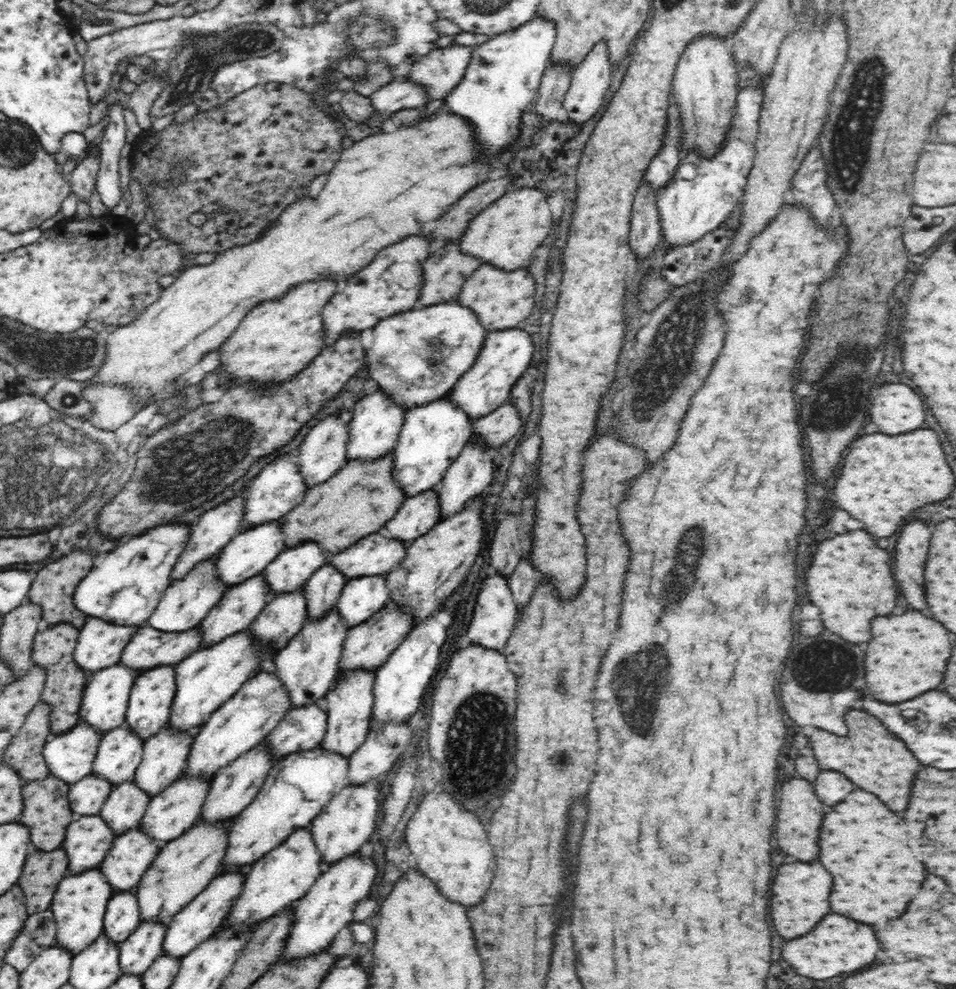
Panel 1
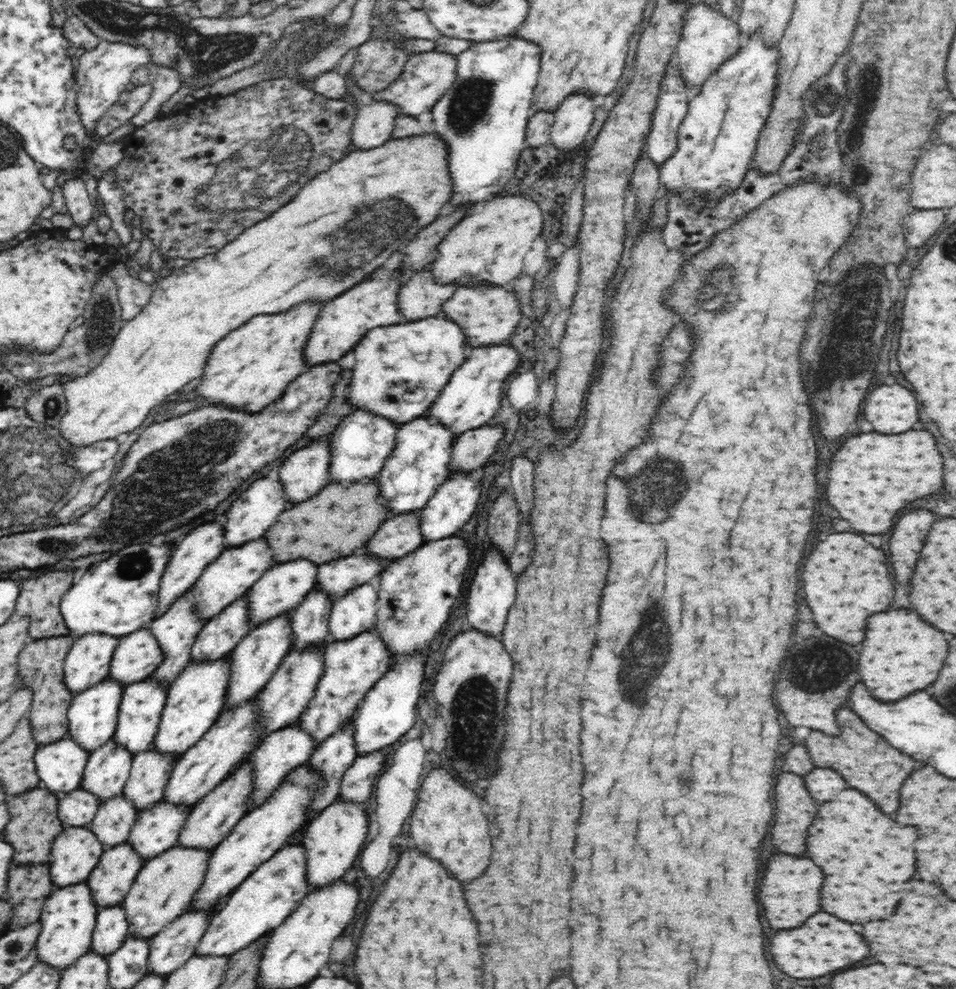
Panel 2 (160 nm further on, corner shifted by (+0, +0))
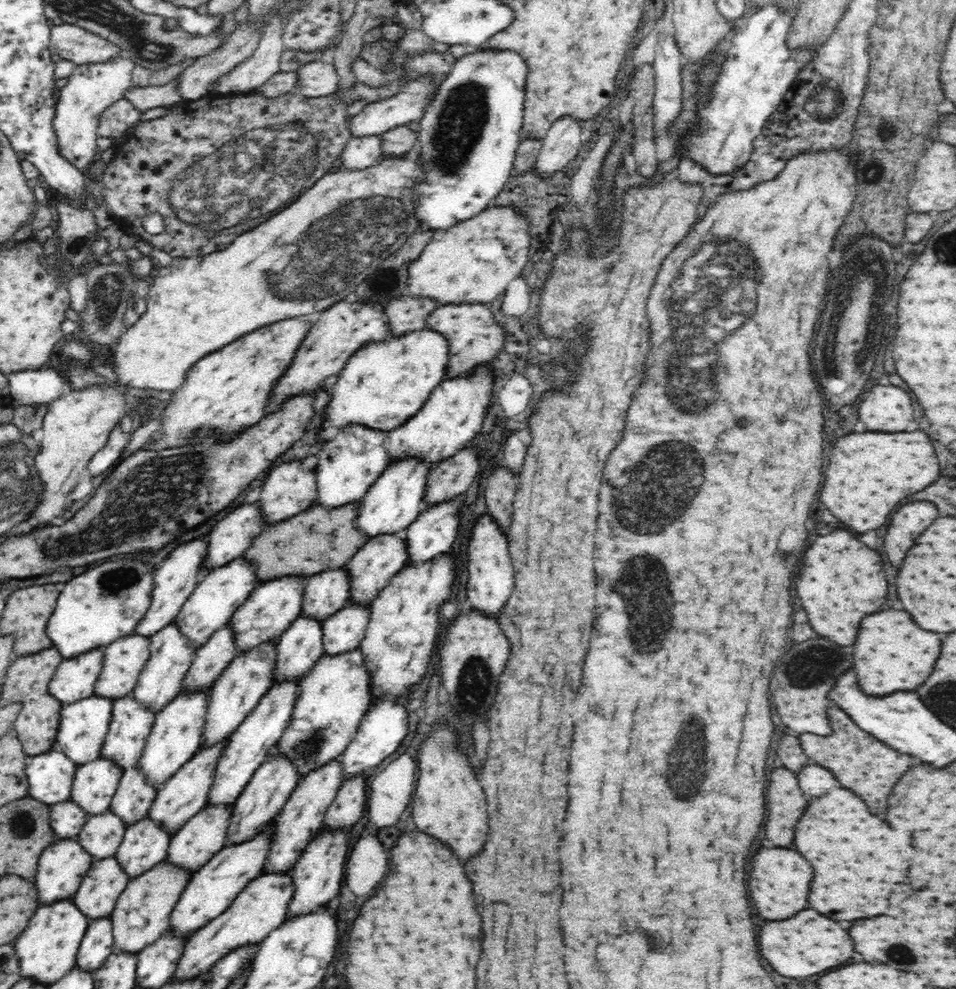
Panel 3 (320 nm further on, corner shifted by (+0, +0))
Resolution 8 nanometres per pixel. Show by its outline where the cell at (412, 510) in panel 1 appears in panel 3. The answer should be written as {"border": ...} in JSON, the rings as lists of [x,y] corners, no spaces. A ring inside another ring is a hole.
{"border":[[[380,534],[368,539],[362,548],[345,564],[350,577],[349,602],[369,606],[388,580],[407,564],[405,537],[403,534]]]}

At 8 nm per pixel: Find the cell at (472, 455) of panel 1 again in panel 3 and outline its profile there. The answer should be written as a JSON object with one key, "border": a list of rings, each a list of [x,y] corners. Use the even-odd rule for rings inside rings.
{"border":[[[455,498],[423,508],[403,531],[407,564],[420,564],[450,552],[460,524],[460,502]]]}

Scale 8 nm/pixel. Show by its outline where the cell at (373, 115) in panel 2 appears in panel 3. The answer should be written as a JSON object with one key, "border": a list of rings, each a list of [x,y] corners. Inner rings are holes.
{"border":[[[381,136],[350,138],[339,156],[341,168],[364,170],[368,166],[380,164],[383,156],[381,144]]]}

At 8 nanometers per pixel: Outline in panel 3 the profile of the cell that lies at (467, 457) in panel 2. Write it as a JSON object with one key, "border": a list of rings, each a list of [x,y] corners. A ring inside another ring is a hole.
{"border":[[[469,445],[454,456],[436,464],[426,479],[427,492],[423,496],[423,508],[464,494],[478,474],[478,465],[476,449]]]}

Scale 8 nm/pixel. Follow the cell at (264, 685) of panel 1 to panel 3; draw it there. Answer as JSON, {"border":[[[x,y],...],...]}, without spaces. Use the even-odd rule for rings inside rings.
{"border":[[[230,737],[214,747],[200,748],[172,778],[168,778],[157,789],[156,799],[146,817],[157,822],[168,834],[174,835],[192,816],[198,815],[206,808],[208,806],[208,793],[216,772],[216,765],[227,742],[230,742]]]}

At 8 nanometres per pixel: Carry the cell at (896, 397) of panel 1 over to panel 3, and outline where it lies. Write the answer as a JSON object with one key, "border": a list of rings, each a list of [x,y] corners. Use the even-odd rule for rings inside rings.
{"border":[[[874,386],[864,392],[860,420],[874,432],[904,432],[914,416],[912,398],[898,386]]]}

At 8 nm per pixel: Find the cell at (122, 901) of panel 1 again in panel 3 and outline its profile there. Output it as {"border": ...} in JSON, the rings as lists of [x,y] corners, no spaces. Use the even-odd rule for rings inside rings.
{"border":[[[109,917],[89,920],[80,950],[76,955],[75,966],[93,972],[113,953],[112,948],[114,939]]]}

